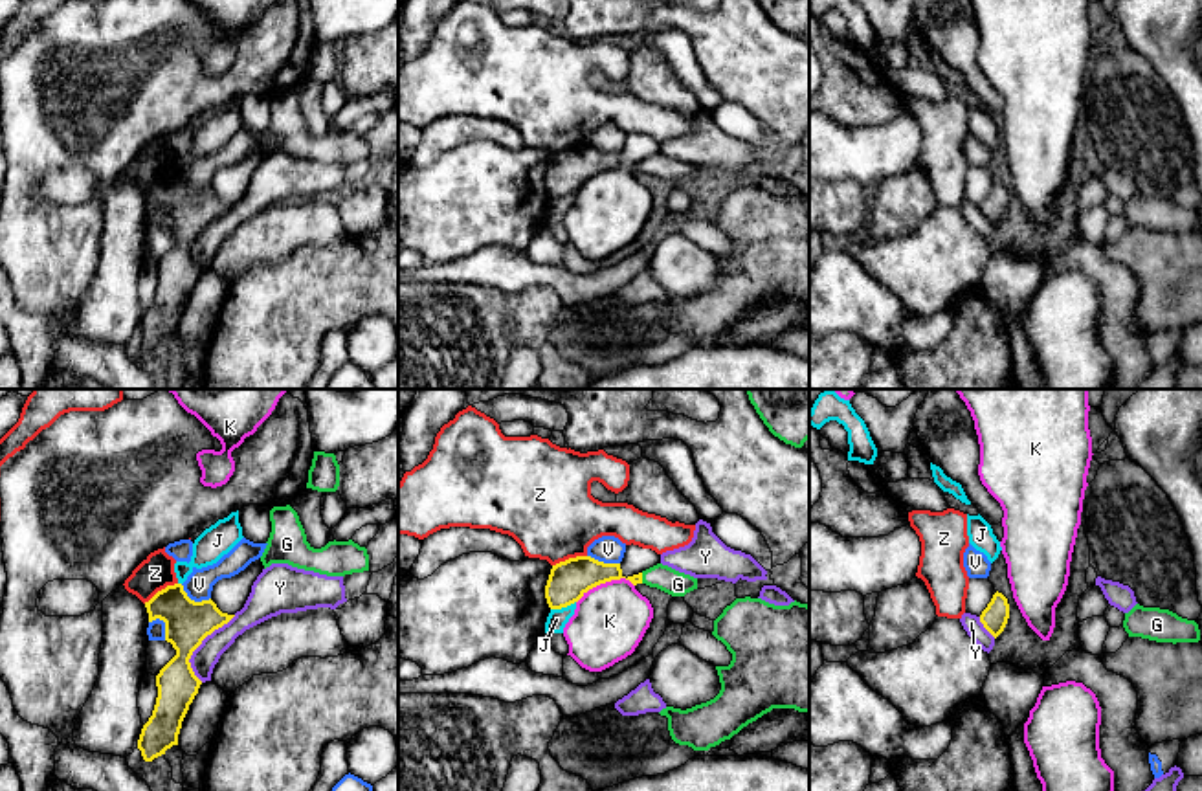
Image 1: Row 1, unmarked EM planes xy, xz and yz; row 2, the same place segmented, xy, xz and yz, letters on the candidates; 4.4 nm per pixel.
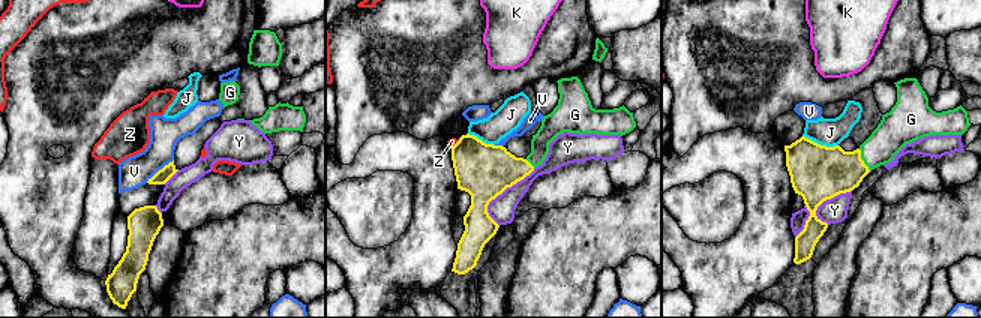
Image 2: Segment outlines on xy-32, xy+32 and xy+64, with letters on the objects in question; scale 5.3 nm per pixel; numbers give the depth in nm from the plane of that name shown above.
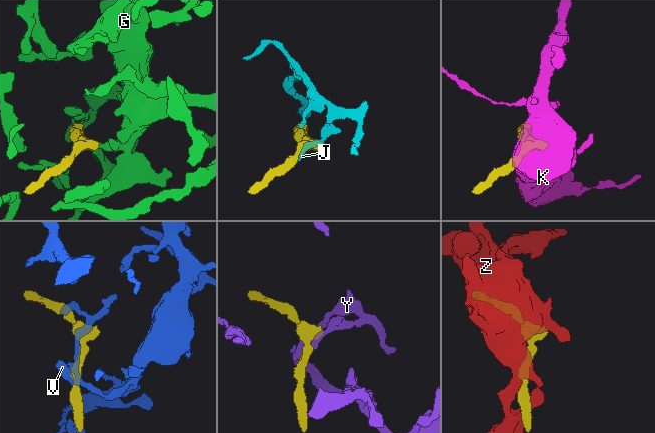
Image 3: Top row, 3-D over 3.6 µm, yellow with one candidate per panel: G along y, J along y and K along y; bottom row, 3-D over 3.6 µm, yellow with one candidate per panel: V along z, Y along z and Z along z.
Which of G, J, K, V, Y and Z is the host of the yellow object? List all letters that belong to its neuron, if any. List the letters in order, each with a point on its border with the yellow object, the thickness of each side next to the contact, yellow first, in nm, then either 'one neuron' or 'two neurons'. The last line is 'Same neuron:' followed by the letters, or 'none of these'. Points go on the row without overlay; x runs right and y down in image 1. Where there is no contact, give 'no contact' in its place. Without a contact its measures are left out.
G: meets yellow in xz at (641, 167); 150 nm thick on the yellow side, 110 nm on the other; one neuron
J: meets yellow in xz at (562, 195); 170 nm thick on the yellow side, 90 nm on the other; two neurons
K: meets yellow in xz at (604, 171); 170 nm thick on the yellow side, 320 nm on the other; two neurons
V: meets yellow in xy at (193, 189); 200 nm thick on the yellow side, 120 nm on the other; two neurons
Y: meets yellow in xy at (200, 232); 200 nm thick on the yellow side, 110 nm on the other; two neurons
Z: meets yellow in xz at (569, 147); 170 nm thick on the yellow side, 400 nm on the other; two neurons
Same neuron: G

